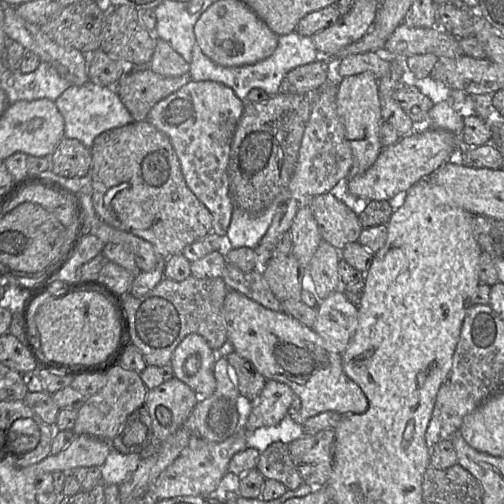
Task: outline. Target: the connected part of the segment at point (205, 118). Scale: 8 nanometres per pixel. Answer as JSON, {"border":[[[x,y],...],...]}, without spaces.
{"border":[[[191,80],[156,103],[145,120],[170,139],[188,188],[211,213],[212,231],[219,236],[226,235],[234,211],[229,197],[227,167],[231,143],[245,103],[224,84]]]}

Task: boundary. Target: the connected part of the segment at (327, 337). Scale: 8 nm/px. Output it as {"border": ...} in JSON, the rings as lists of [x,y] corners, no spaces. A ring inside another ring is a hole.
{"border":[[[333,291],[322,299],[312,329],[339,354],[348,347],[358,324],[358,307],[343,292]]]}

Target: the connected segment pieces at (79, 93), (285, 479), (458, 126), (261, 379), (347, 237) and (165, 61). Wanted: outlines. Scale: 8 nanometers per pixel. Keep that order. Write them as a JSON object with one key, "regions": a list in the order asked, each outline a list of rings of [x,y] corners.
{"regions":[[[[90,81],[69,87],[54,102],[64,119],[64,137],[76,139],[89,149],[100,134],[135,122],[113,87],[99,86]]],[[[274,442],[261,452],[256,469],[265,479],[277,480],[287,490],[295,490],[304,483],[292,462],[288,444],[283,442]]],[[[450,101],[436,103],[426,120],[412,123],[411,133],[420,133],[431,128],[448,130],[460,138],[464,128],[463,117],[453,109]]],[[[236,352],[227,354],[233,379],[240,392],[250,403],[260,395],[267,379],[254,366]]],[[[327,192],[311,198],[309,205],[322,239],[341,251],[347,244],[358,241],[363,227],[358,215],[351,210],[335,193]]],[[[157,38],[149,68],[162,76],[176,77],[188,73],[190,63],[176,52],[167,41]]]]}

